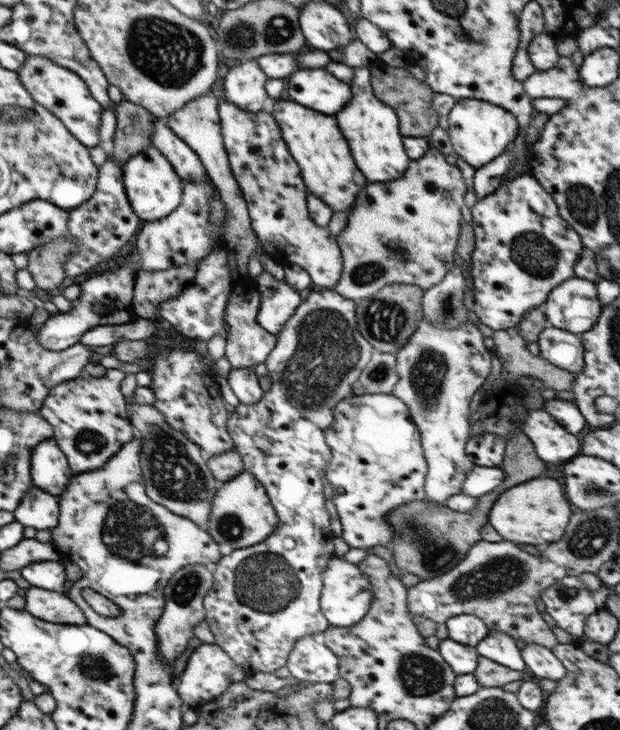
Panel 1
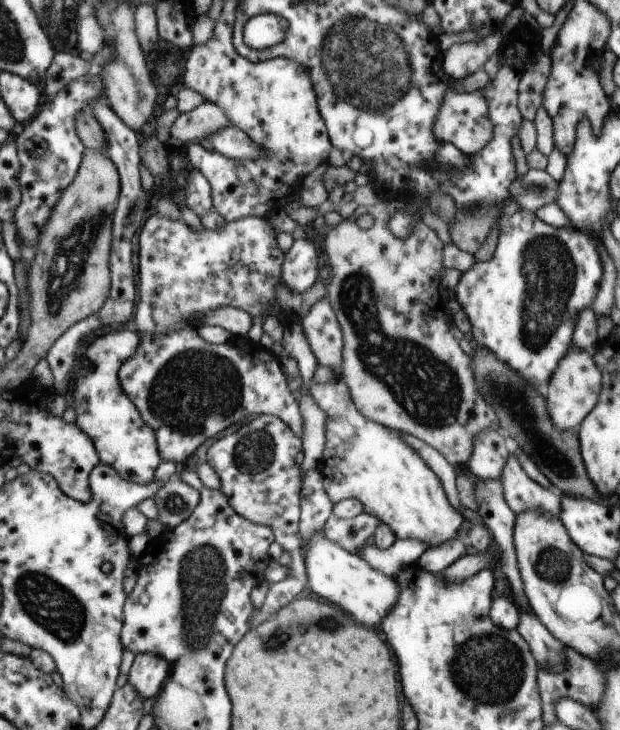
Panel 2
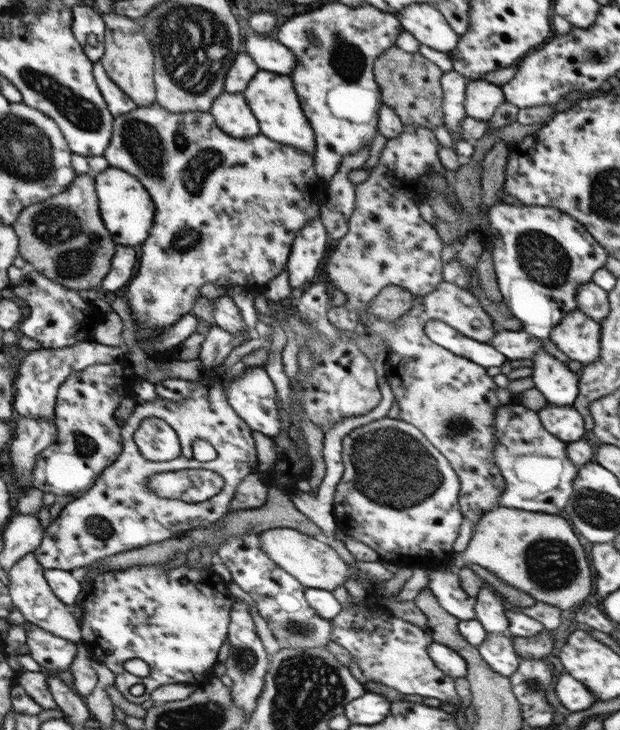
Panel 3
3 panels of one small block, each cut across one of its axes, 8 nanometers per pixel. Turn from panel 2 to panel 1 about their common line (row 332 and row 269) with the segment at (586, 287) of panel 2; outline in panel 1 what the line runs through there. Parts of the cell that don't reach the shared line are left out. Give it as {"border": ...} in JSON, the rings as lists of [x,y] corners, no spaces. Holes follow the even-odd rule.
{"border":[[[527,172],[525,174],[515,174],[514,179],[509,179],[505,183],[500,183],[497,190],[494,190],[486,197],[477,199],[473,206],[470,208],[471,212],[471,228],[474,234],[474,249],[471,252],[471,270],[470,278],[473,280],[473,312],[477,316],[481,324],[485,324],[493,331],[505,330],[511,327],[516,327],[520,318],[532,308],[538,307],[545,302],[546,296],[550,290],[553,290],[554,286],[562,283],[564,280],[574,276],[573,265],[577,262],[582,250],[582,242],[577,234],[571,233],[571,229],[560,218],[556,204],[552,199],[552,196],[543,190],[543,187]]]}

